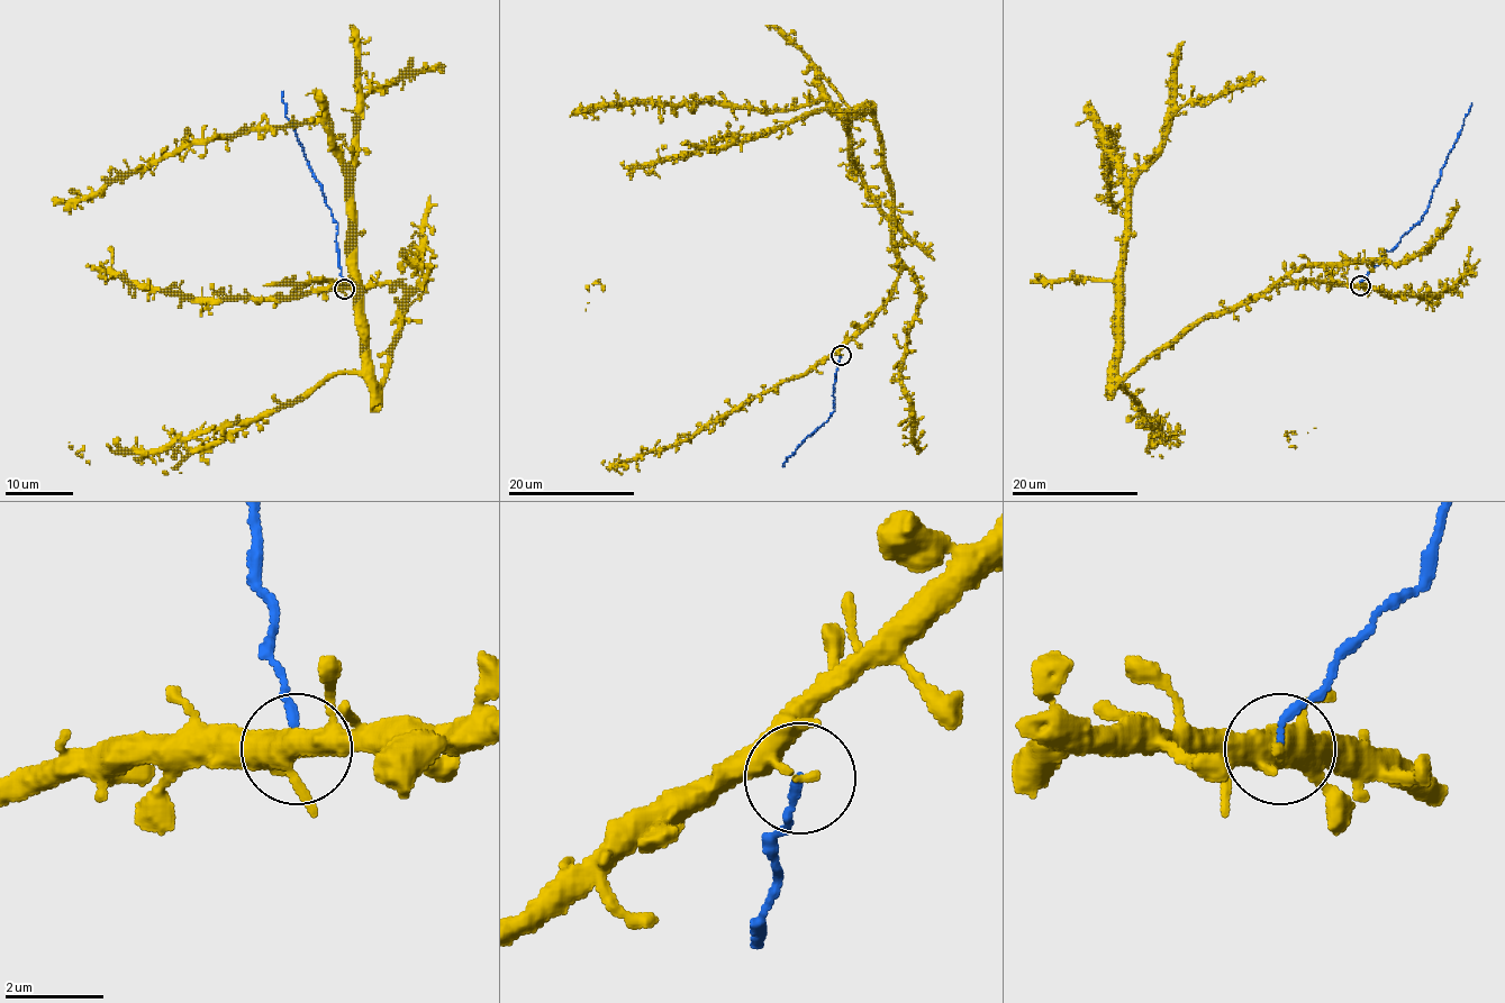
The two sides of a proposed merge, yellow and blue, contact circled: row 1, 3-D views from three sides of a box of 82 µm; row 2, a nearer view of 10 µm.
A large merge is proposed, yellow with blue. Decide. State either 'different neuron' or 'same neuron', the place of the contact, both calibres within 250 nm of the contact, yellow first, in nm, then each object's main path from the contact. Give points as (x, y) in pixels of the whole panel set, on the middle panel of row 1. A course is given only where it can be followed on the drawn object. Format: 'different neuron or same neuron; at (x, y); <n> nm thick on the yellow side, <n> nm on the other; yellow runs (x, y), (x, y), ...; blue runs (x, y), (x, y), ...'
different neuron; at (841, 355); 160 nm thick on the yellow side, 160 nm on the other; yellow runs (841, 354), (898, 275), (892, 188), (872, 117), (848, 121), (822, 99), (751, 110), (625, 103), (570, 117); blue runs (841, 354), (833, 386), (835, 411), (786, 458), (785, 466)

